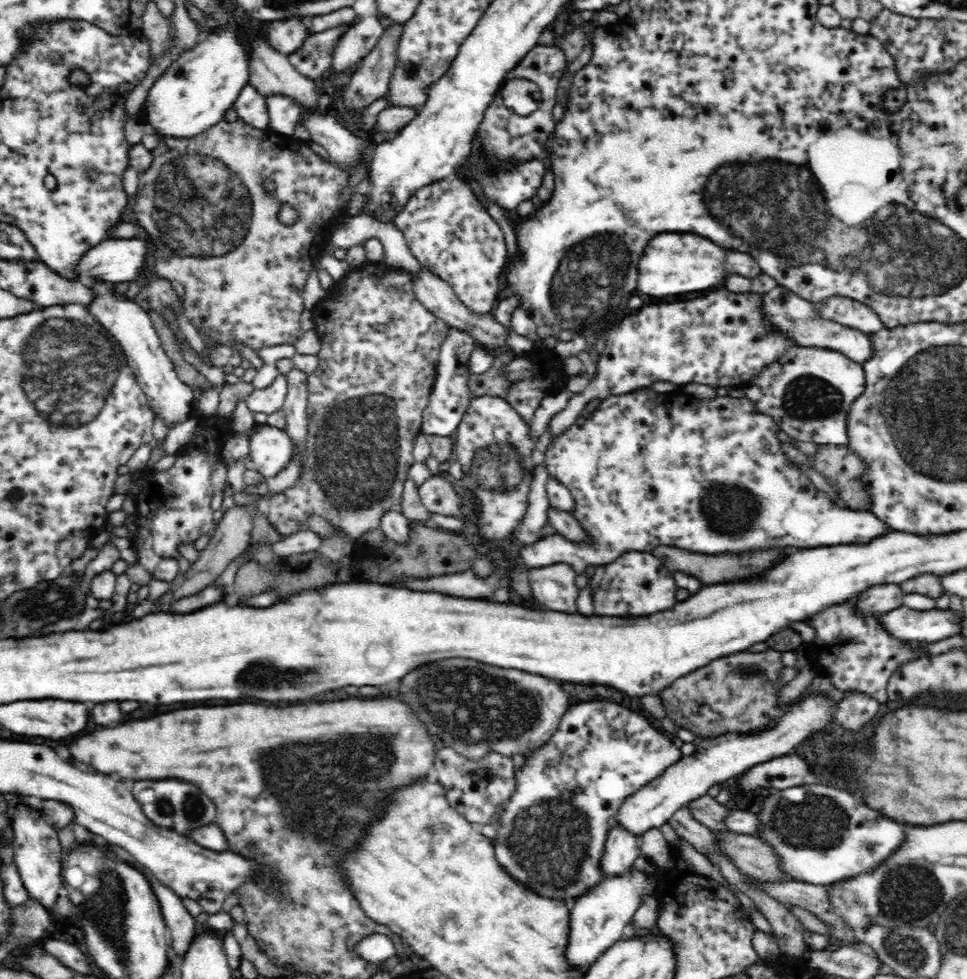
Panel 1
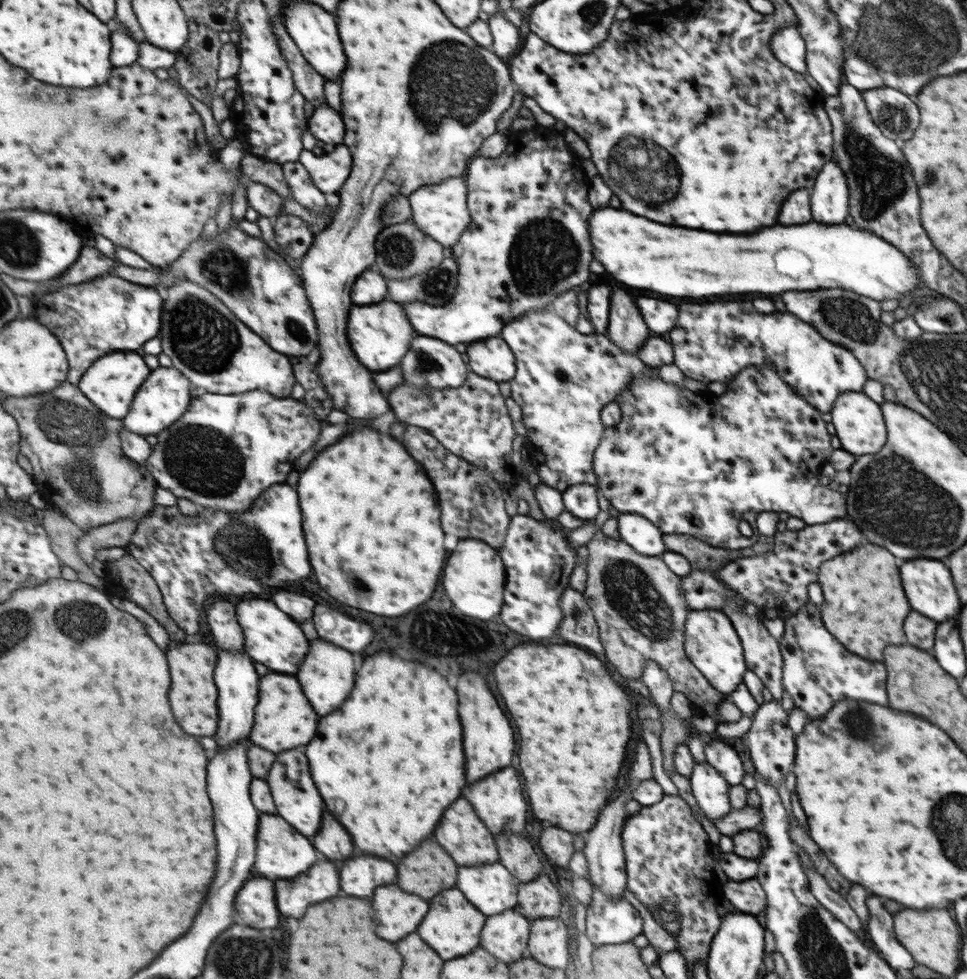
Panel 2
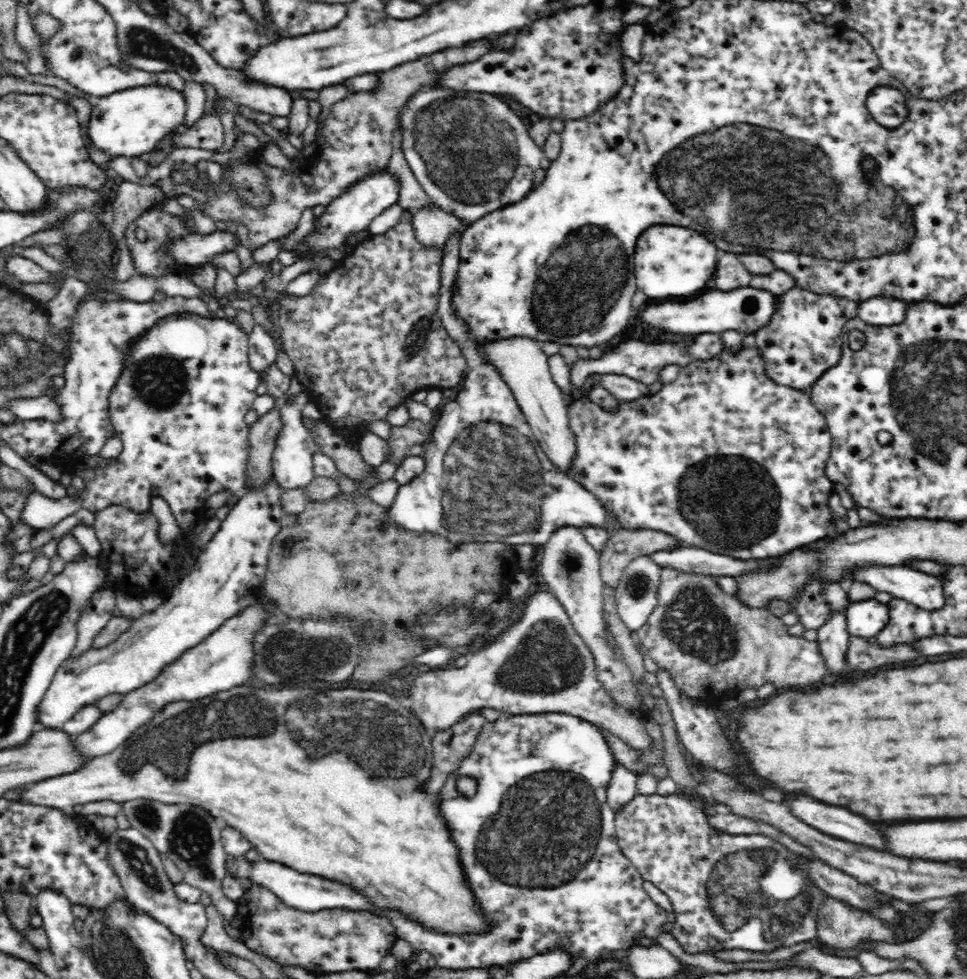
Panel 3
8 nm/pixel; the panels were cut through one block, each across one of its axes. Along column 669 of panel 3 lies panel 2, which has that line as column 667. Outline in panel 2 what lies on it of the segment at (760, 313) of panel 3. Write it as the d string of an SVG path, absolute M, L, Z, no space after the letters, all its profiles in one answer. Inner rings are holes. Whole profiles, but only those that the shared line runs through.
M639 296L637 298L637 310L641 310L645 324L655 334L665 334L667 330L673 332L675 322L677 322L677 314L679 314L679 308L675 308L673 304L667 304L667 302L655 300L655 298Z

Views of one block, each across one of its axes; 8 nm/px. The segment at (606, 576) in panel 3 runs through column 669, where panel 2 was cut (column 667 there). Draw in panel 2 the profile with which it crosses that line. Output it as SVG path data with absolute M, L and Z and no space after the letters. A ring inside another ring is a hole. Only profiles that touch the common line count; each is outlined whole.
M663 534L663 542L665 542L665 550L685 556L691 562L693 570L721 570L737 558L765 554L773 548L773 536L771 538L759 536L751 548L743 548L737 552L713 548L705 540L697 540L695 536L687 536L687 534Z

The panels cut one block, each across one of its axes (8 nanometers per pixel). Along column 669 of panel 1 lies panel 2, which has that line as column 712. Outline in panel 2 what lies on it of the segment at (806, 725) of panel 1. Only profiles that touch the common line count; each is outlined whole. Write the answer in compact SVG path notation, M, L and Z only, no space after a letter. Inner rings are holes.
M697 764L693 768L693 774L689 776L691 792L695 802L699 804L699 812L713 824L713 820L723 818L725 814L733 812L733 806L729 802L729 788L727 782L709 766L709 764Z

